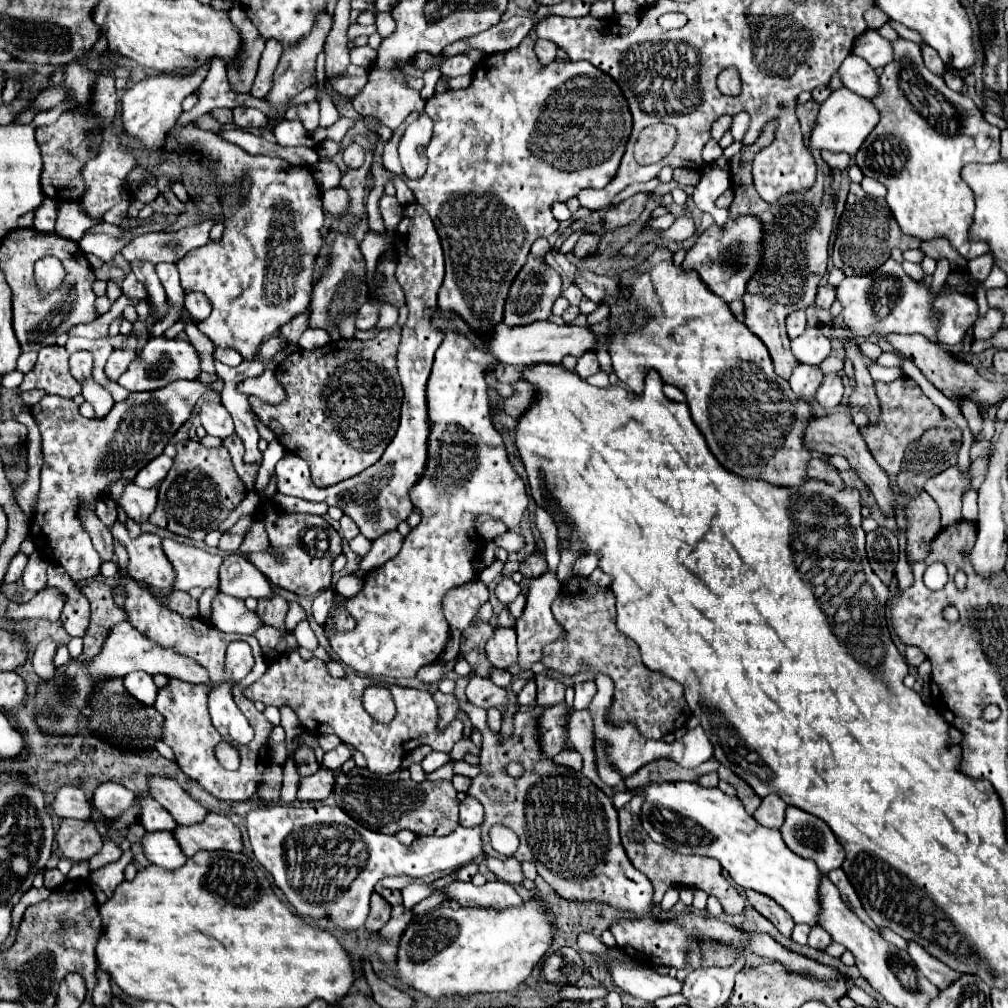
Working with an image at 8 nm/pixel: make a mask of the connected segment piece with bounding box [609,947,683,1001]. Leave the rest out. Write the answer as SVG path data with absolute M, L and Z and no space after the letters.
M619 947L611 949L617 957L613 965L609 965L613 983L621 987L625 993L643 999L643 1001L655 1001L659 997L667 997L673 993L681 993L683 983L671 975L659 975L647 967L633 967L629 963L623 963L623 951Z

